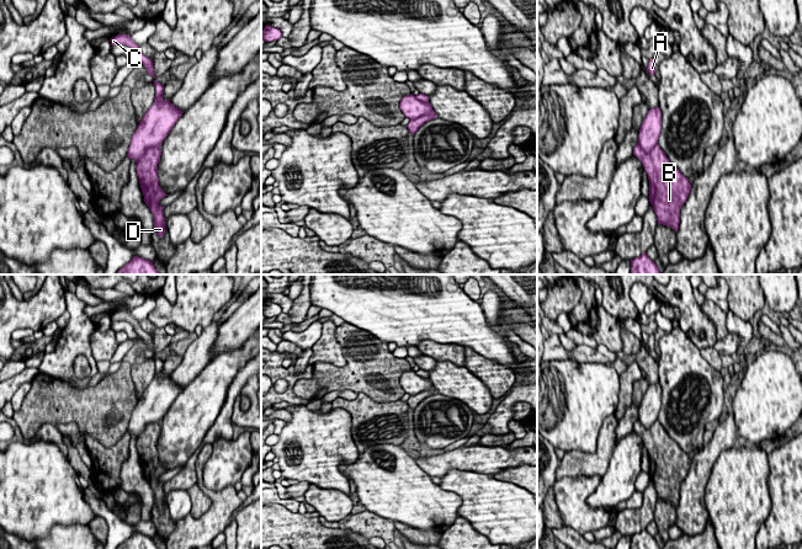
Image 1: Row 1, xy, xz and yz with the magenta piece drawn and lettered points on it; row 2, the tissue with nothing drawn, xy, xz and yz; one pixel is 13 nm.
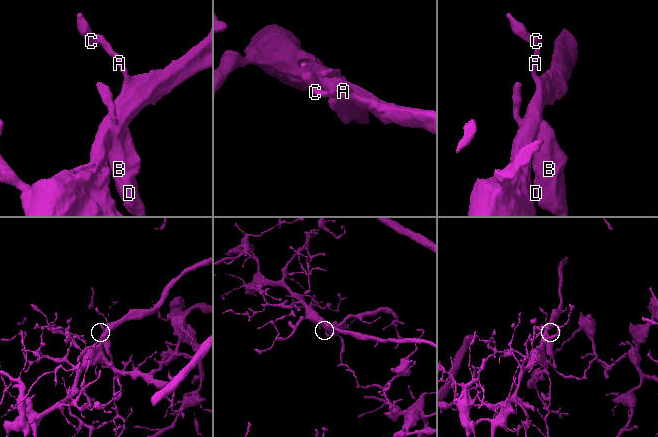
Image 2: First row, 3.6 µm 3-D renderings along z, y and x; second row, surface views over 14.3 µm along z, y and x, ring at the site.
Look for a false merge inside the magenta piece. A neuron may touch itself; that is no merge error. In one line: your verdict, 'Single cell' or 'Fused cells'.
Fused cells

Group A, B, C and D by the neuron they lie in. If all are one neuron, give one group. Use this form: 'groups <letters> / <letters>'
groups A C / B D

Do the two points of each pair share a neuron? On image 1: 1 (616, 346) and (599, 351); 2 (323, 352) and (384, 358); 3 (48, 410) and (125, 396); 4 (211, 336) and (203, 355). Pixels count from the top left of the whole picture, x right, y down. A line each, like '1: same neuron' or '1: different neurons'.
1: different neurons
2: different neurons
3: same neuron
4: same neuron

